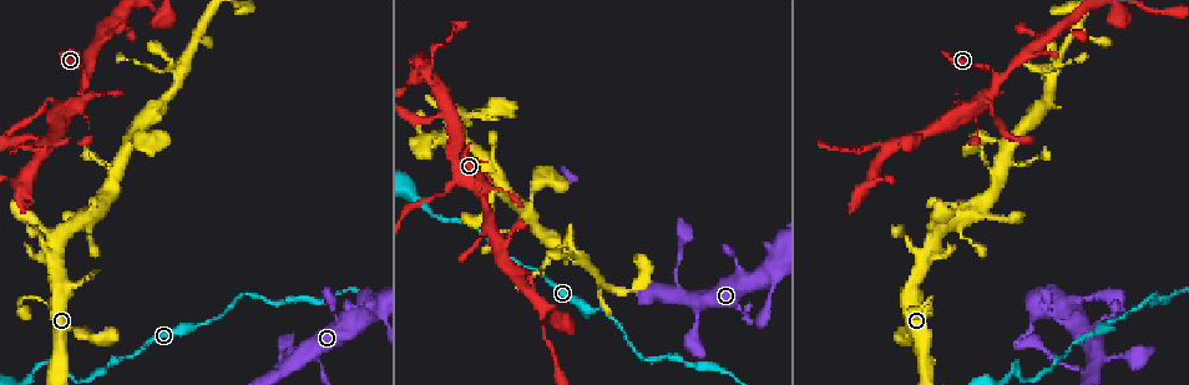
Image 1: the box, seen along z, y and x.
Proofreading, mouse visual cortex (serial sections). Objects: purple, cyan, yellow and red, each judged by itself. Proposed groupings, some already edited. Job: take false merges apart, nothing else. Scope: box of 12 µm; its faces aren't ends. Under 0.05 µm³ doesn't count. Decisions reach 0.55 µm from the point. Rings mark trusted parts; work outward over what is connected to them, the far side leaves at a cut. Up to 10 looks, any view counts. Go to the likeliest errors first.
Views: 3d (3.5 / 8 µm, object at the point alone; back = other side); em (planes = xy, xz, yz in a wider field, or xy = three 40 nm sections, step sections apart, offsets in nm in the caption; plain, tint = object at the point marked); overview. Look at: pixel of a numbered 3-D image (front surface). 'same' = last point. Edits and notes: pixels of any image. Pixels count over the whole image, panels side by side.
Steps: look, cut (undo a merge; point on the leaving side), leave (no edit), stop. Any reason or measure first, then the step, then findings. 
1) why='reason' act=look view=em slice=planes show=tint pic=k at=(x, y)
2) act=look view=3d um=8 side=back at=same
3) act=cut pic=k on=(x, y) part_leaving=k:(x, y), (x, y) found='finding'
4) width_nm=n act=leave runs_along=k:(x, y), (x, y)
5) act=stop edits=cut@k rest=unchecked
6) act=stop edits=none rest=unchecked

why='three-way junction' act=look view=3d um=3.5 pic=1 at=(581, 256)

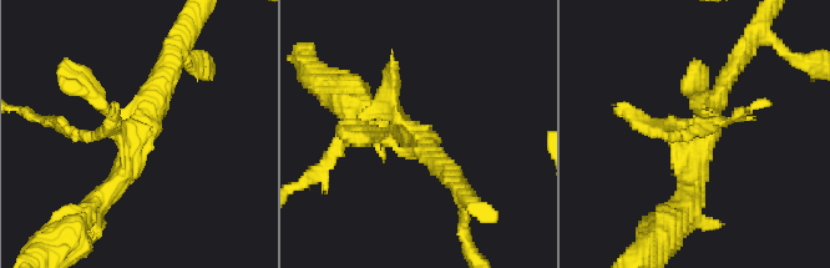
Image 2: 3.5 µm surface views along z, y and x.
why='shape alone is not enough' act=look view=em slice=planes show=tint pic=2 at=(700, 146)

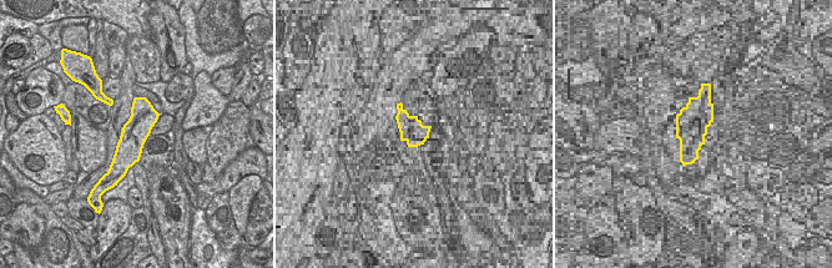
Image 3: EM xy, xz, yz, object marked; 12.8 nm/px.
act=leave runs_along=3:(142, 100), (142, 120), (122, 171) found='one cell here'

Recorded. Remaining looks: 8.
why='a fork' act=look view=3d um=3.5 pic=1 at=(465, 173)

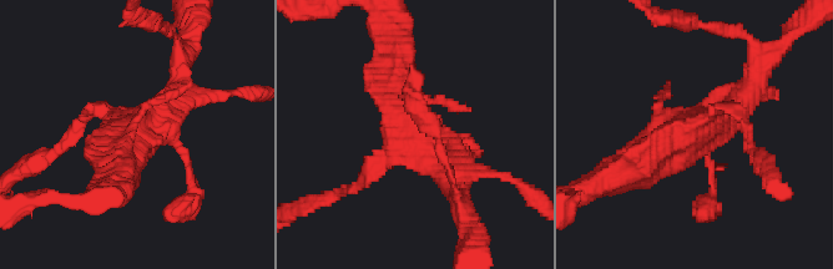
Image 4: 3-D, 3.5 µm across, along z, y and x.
why='need the tissue' act=look view=em slice=xy step=5 show=tint pic=4 at=(413, 135)

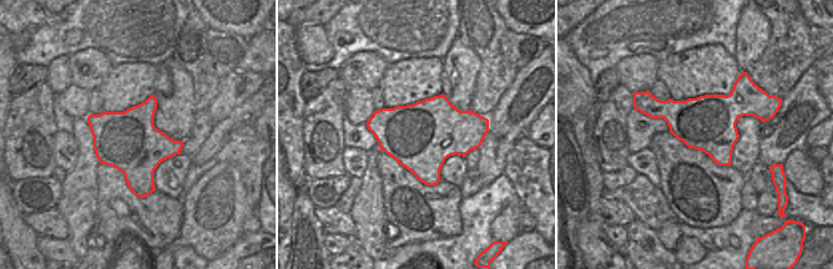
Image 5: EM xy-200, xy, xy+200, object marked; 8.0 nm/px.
width_nm=550 act=leave runs_along=4:(748, 87), (726, 115), (630, 168) found='one cell here'

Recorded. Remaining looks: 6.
why='thin arm on a thick one' act=look view=3d um=3.5 pic=1 at=(697, 308)

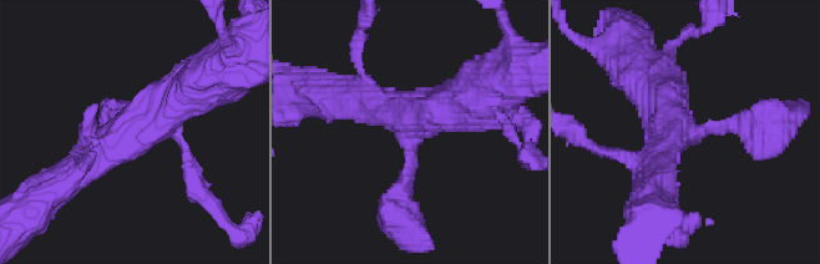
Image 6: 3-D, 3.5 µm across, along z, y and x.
act=look view=em slice=xy step=5 show=plain pic=6 at=(686, 132)

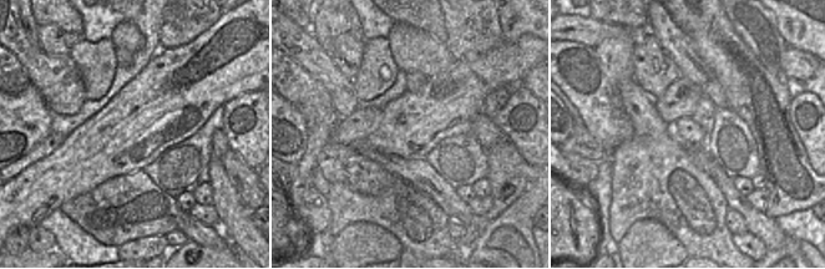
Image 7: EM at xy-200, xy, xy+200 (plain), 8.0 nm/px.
act=look view=em slice=xy step=5 show=tint at=same

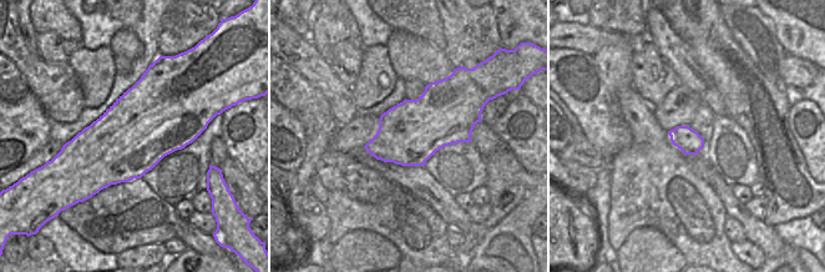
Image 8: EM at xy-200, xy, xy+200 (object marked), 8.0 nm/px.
act=leave runs_along=6:(201, 82), (70, 173) found='all the same cell'

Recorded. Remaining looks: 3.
why='side arm on a straight run' act=look view=3d um=3.5 pic=1 at=(24, 180)

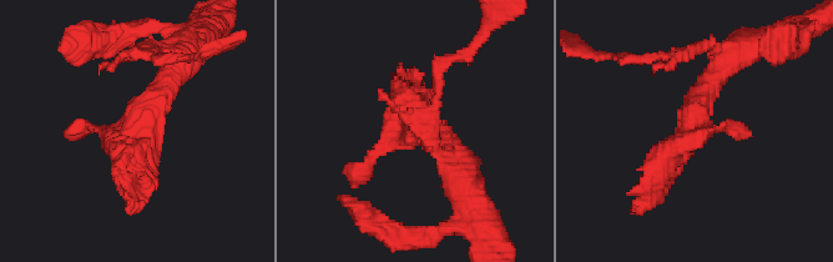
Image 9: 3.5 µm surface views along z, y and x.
why='need the tissue' act=look view=em slice=xy step=3 show=plain pic=9 at=(135, 131)

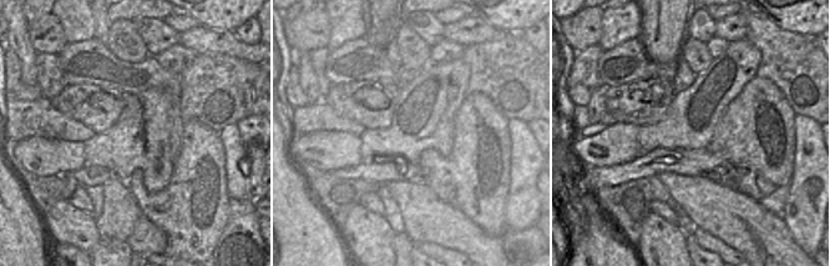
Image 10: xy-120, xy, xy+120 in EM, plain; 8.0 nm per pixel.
act=look view=em slice=xy step=3 show=tint at=same

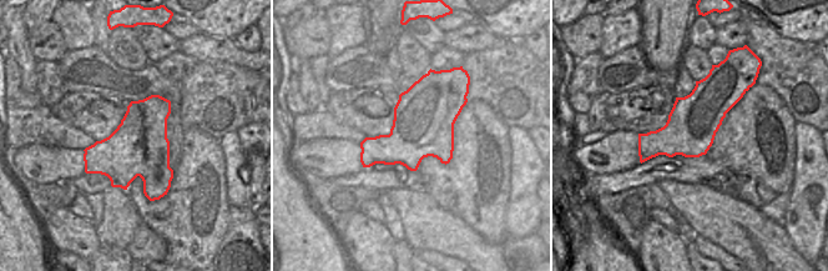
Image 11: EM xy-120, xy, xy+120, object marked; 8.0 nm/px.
width_nm=500 act=leave runs_along=9:(721, 66), (647, 201) found='continuous, no second cell'

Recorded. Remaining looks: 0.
act=stop edits=none rest=unchecked

